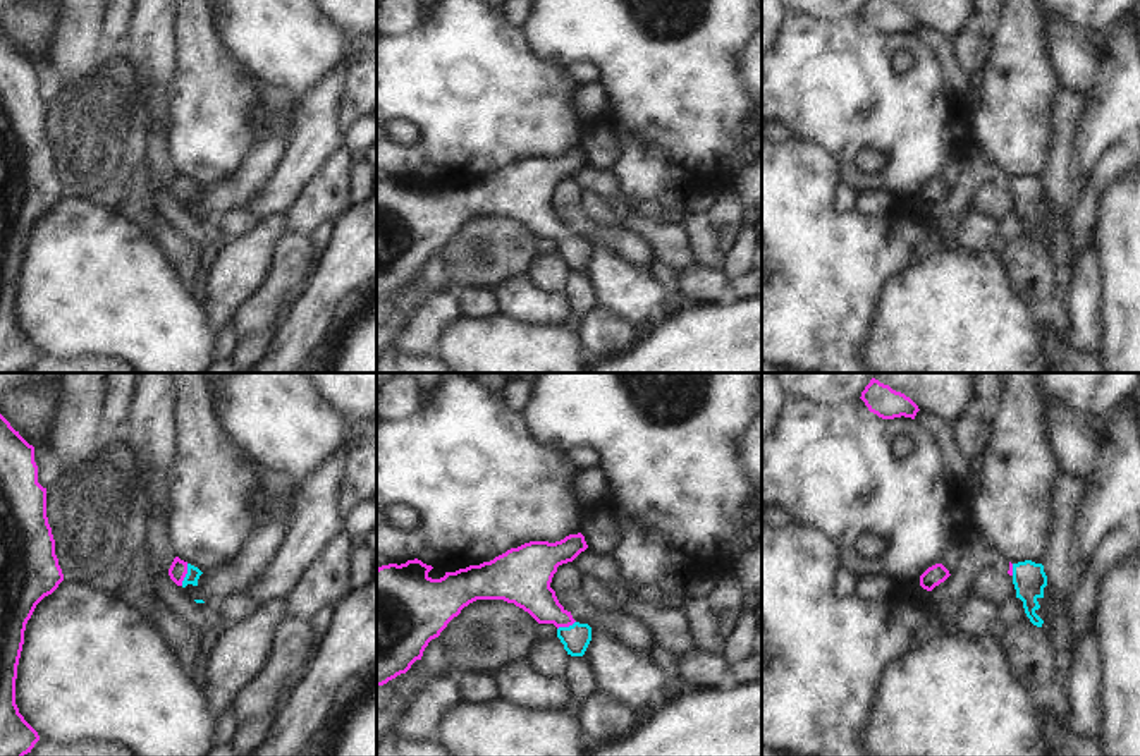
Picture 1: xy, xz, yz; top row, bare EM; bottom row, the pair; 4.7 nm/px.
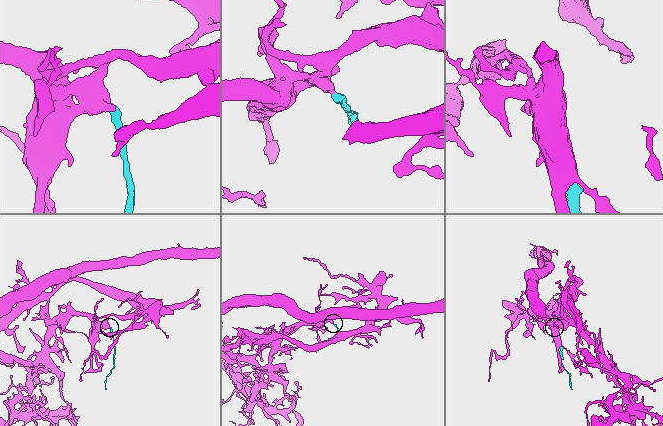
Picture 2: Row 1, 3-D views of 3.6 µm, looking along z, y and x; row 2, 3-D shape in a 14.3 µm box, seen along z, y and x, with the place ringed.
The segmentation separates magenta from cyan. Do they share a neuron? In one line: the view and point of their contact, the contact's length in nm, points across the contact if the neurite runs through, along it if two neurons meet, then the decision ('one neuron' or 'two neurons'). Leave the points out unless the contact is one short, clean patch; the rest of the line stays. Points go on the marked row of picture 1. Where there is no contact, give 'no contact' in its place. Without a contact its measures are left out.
meets magenta in xy at (186, 573); contact 110 nm long; runs through xy (177, 571), (186, 573), (193, 574); one neuron

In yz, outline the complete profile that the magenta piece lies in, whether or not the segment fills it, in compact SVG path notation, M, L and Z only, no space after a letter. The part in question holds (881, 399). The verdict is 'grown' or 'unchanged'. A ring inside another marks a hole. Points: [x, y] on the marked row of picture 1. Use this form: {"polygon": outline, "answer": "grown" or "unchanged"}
{"polygon": "M872 378L860 397L870 412L882 419L911 418L920 411L918 405L901 392Z", "answer": "unchanged"}

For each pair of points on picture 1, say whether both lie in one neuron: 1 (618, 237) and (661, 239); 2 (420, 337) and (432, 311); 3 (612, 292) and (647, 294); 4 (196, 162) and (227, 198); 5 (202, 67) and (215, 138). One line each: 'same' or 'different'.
1: different
2: same
3: same
4: different
5: same

